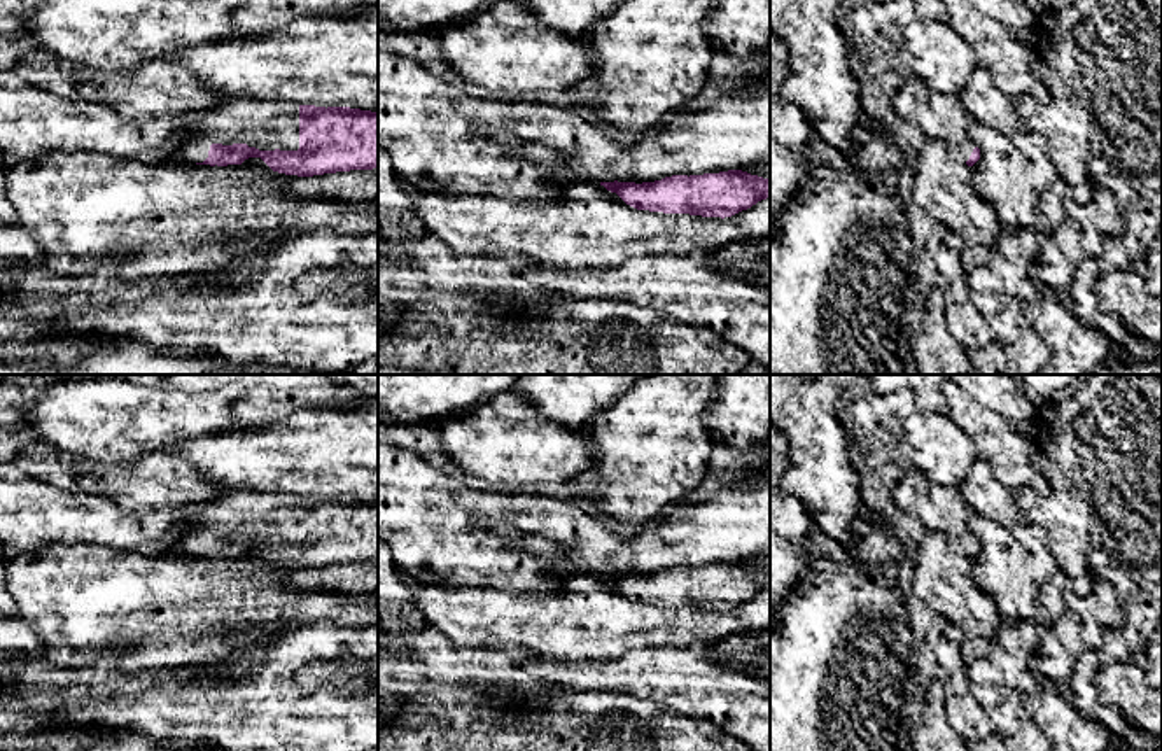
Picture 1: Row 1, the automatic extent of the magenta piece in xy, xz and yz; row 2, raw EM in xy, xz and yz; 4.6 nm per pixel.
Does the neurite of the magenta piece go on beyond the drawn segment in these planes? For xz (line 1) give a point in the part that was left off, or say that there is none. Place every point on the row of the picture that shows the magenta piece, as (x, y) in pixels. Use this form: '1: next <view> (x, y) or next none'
1: next none

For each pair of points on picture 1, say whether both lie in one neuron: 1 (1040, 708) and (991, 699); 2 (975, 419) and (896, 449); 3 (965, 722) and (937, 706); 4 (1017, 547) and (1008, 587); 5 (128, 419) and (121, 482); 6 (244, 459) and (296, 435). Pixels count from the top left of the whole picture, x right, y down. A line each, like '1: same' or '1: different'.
1: different
2: different
3: different
4: same
5: different
6: same

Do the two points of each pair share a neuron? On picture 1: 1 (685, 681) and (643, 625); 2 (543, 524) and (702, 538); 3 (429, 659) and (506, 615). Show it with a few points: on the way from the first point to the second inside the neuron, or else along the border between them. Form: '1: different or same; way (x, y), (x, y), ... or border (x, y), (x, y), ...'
1: different; border (697, 646), (637, 648), (618, 657)
2: same; way (583, 533), (599, 548), (662, 548)
3: different; border (426, 622), (455, 645), (490, 648), (494, 652)

